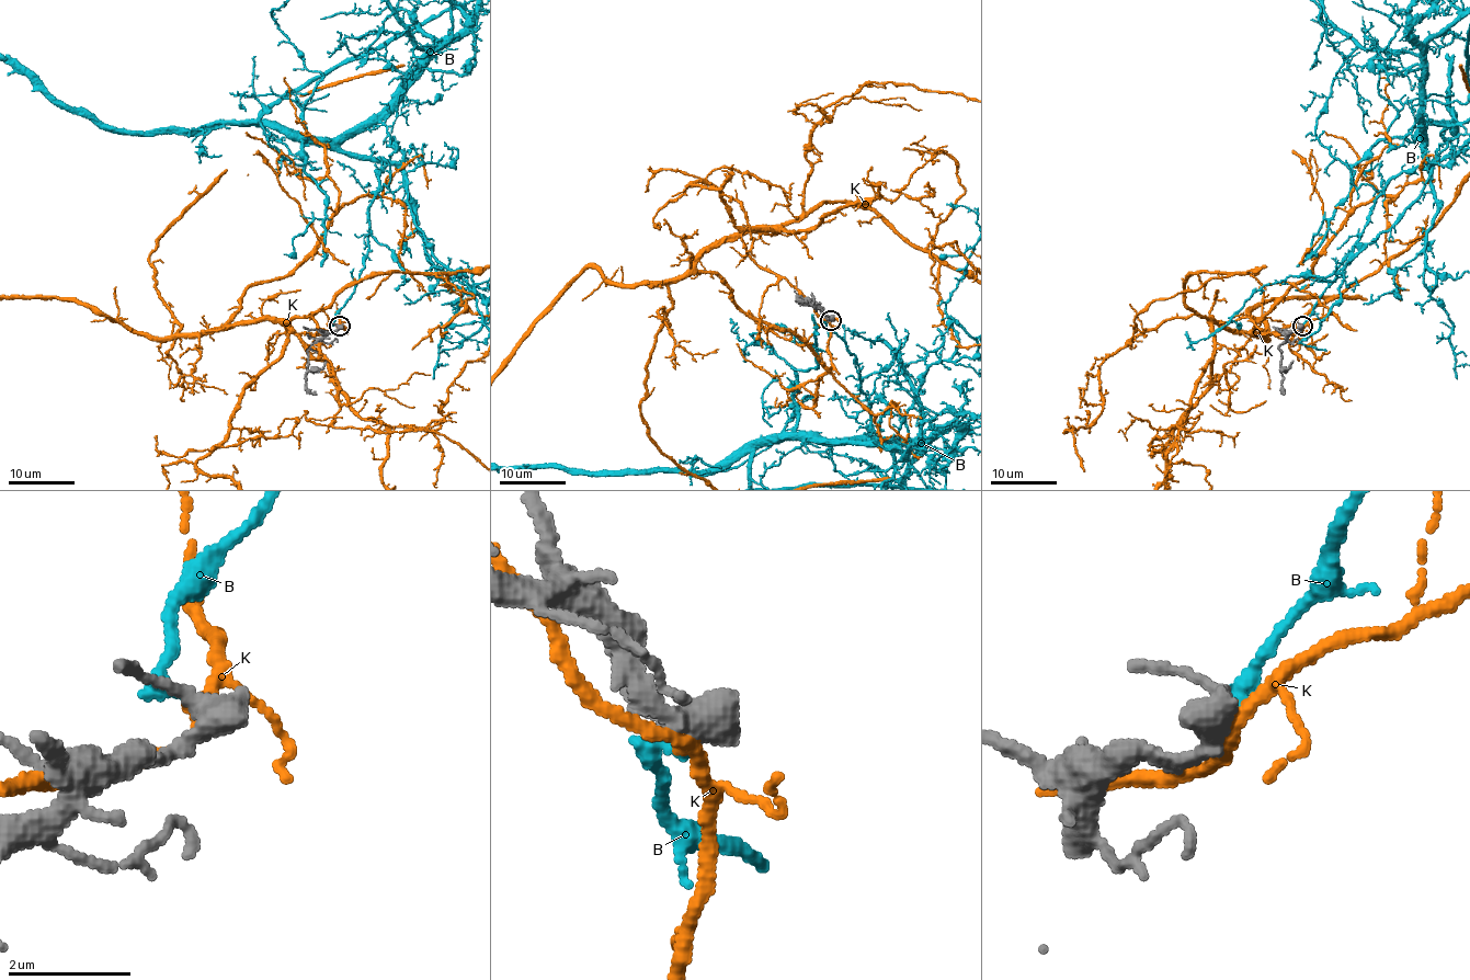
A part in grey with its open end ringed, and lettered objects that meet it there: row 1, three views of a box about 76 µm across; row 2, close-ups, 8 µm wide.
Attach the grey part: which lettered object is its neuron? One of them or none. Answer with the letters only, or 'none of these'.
none of these

